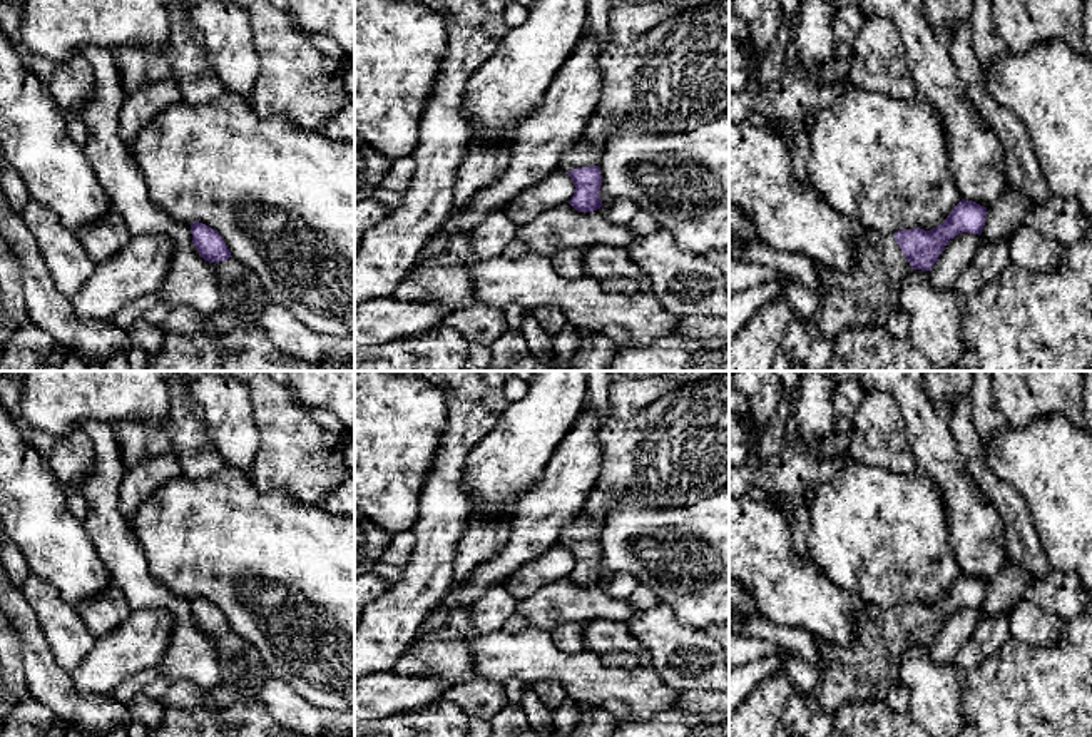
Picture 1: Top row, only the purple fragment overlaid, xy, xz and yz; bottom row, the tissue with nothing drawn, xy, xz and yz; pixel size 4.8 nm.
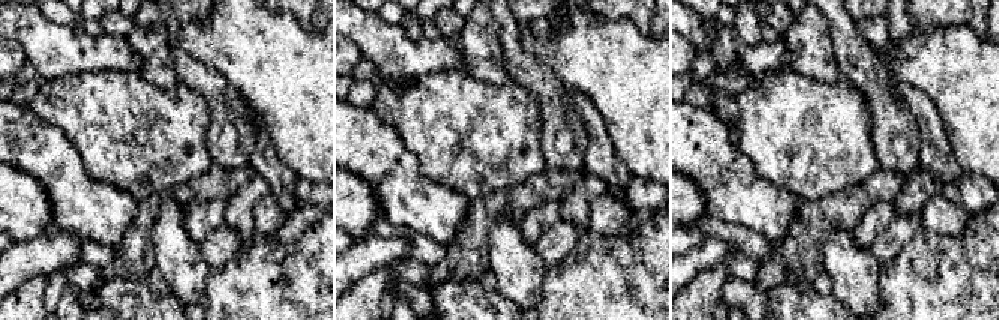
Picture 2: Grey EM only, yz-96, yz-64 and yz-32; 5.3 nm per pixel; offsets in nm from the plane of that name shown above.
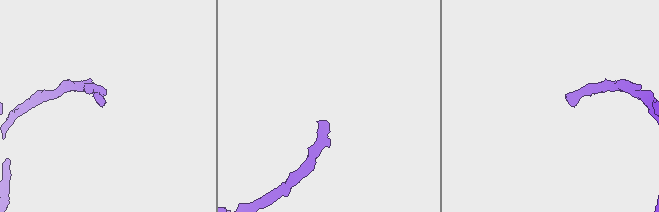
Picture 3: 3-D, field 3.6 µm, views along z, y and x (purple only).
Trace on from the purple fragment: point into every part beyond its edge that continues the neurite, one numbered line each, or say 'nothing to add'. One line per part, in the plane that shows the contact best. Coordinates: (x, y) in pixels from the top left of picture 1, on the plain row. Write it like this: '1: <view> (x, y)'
1: yz (868, 667)

